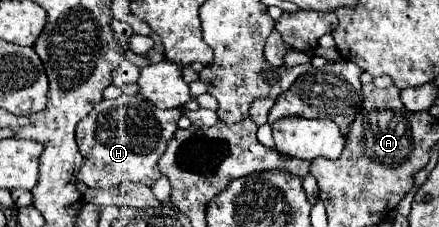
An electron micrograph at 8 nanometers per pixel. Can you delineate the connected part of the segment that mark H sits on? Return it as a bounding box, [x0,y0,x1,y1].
[75,94,179,188]

